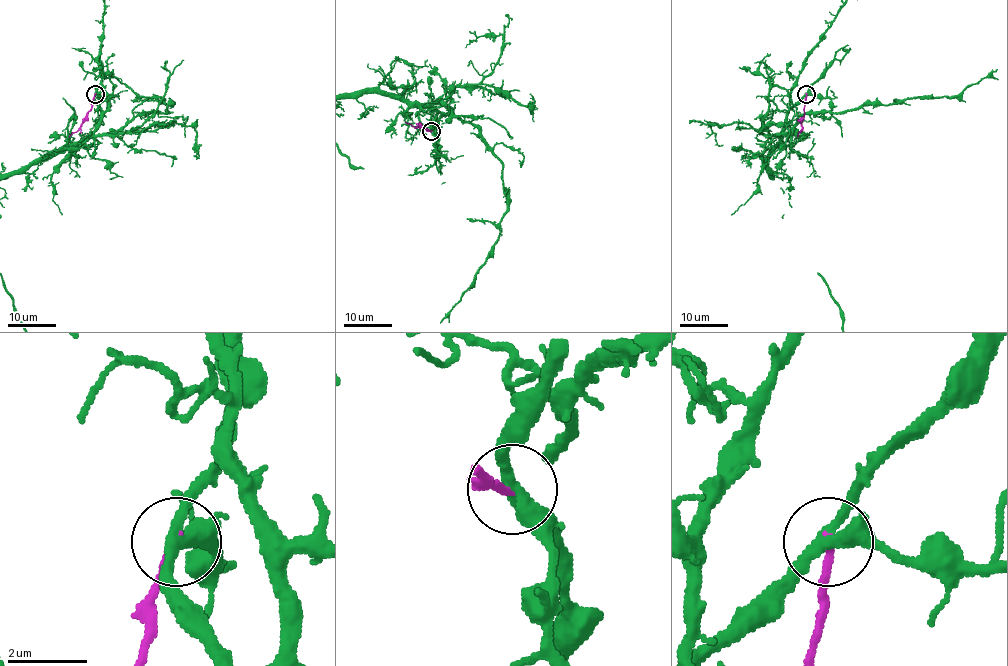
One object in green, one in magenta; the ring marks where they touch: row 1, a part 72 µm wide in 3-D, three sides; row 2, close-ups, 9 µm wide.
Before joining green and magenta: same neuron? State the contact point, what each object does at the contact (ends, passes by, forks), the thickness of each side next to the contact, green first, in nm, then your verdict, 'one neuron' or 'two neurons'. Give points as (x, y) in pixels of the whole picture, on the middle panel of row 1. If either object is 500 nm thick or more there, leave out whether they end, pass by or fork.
(431, 131) | green forks | magenta ends | 320/200 nm | two neurons

